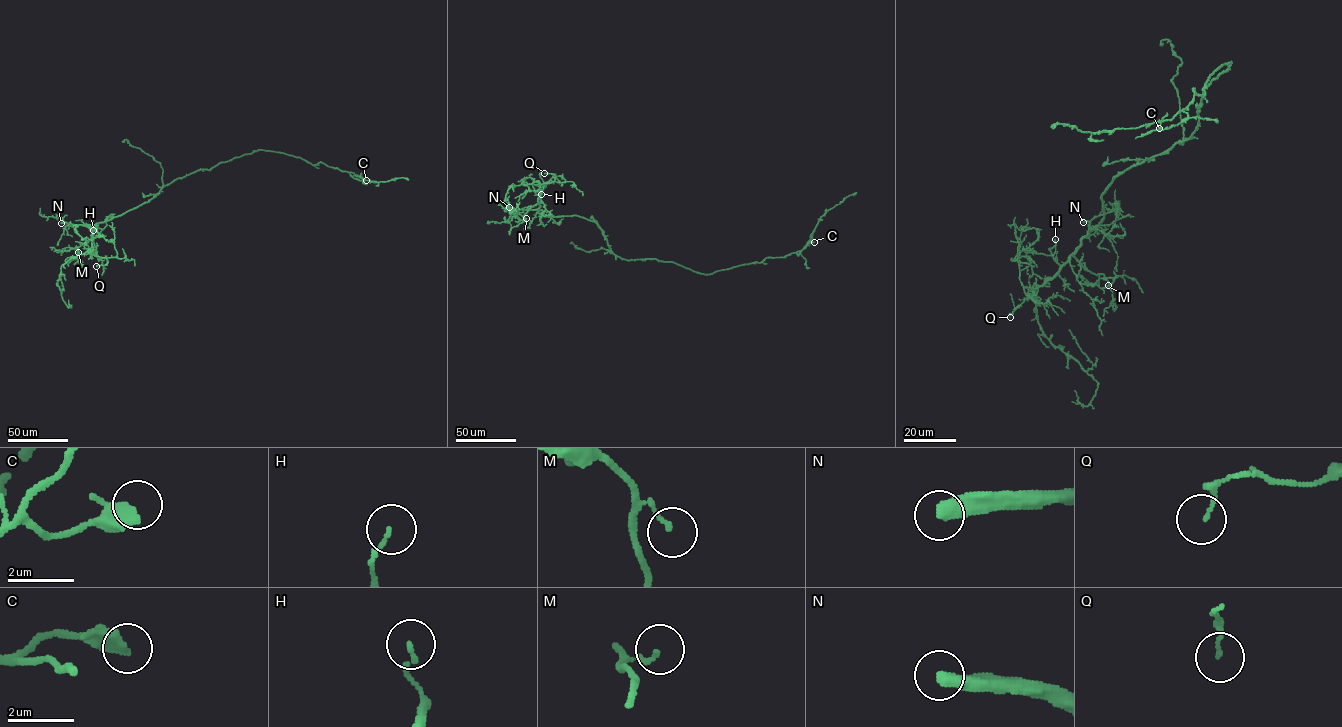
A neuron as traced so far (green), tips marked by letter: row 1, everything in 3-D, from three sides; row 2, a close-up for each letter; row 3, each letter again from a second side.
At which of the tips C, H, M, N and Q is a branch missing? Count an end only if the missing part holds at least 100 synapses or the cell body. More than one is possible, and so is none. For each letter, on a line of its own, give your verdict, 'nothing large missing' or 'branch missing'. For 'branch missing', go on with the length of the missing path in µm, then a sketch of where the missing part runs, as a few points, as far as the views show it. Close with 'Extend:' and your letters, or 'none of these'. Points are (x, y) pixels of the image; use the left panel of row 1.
C: nothing large missing
H: nothing large missing
M: nothing large missing
N: branch missing; about 60 µm are missing; missing branch runs (61, 223), (48, 225), (38, 241), (28, 248), (27, 256)
Q: nothing large missing
Extend: N

